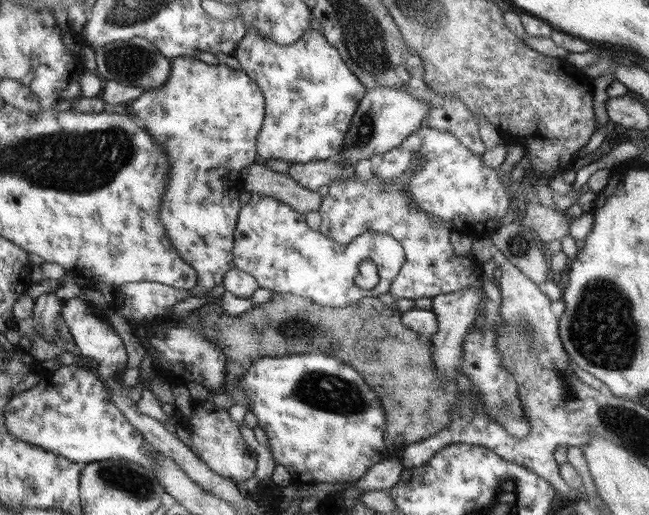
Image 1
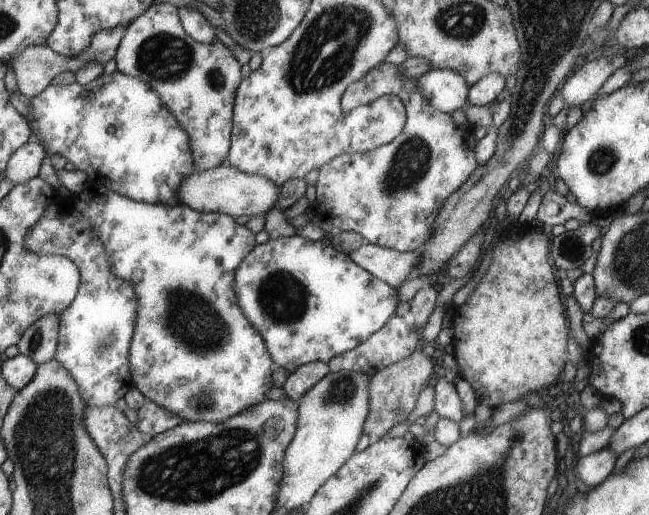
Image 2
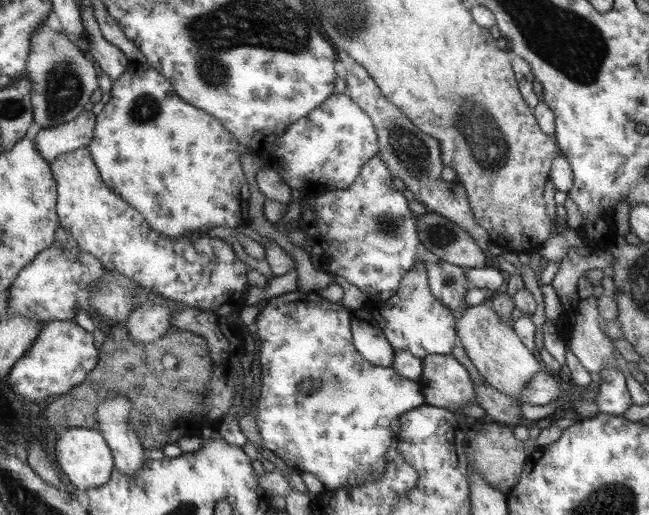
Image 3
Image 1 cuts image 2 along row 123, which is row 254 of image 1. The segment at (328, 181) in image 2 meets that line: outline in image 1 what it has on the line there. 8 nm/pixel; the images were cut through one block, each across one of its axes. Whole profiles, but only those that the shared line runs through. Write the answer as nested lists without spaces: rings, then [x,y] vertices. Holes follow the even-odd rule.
[[[358,161],[355,166],[354,180],[334,180],[330,183],[329,192],[324,196],[320,209],[322,217],[319,228],[324,236],[346,246],[356,236],[364,232],[388,233],[403,244],[406,260],[400,268],[390,288],[390,294],[396,299],[428,298],[440,294],[453,293],[466,289],[470,285],[483,282],[483,269],[474,263],[470,255],[458,256],[450,242],[451,231],[439,225],[434,225],[412,202],[408,202],[410,190],[407,184],[398,180],[377,180],[366,161]]]

